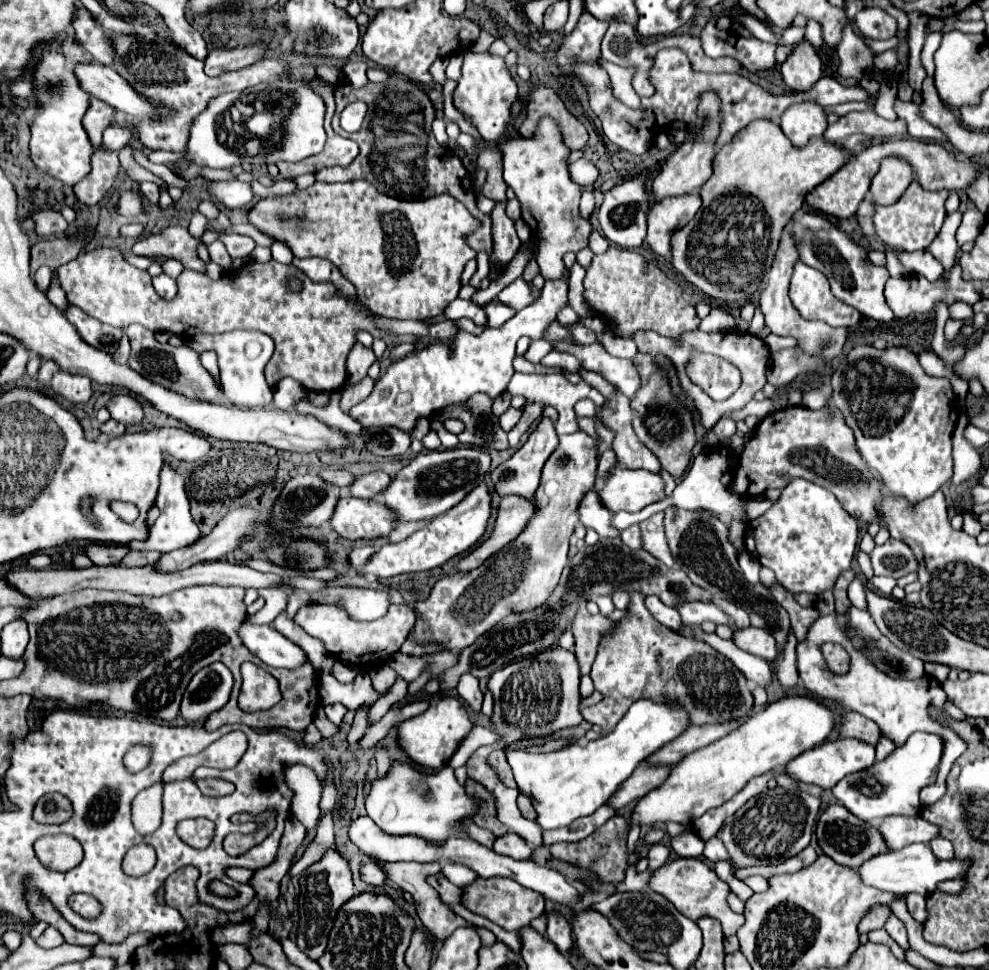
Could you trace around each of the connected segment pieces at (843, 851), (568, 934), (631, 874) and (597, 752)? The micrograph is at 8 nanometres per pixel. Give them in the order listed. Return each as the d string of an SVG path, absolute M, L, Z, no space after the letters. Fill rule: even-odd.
M830 805L816 823L816 839L824 855L834 859L836 863L844 867L856 869L856 865L862 865L868 861L868 857L876 857L880 853L888 853L888 845L884 845L884 837L880 837L878 827L870 825L868 821L860 821L856 815L848 813L844 805Z
M550 909L544 913L546 917L546 937L562 951L562 953L568 953L572 949L572 929L570 929L570 923L566 921L566 917L556 911L556 909Z
M631 865L626 871L626 881L618 885L618 891L646 891L648 889L648 877L652 877L650 869L642 873L635 871L635 865Z
M642 697L640 701L632 703L624 719L620 719L608 735L600 735L586 745L572 743L554 753L532 755L506 749L506 759L514 771L518 789L526 793L534 803L538 825L542 829L560 829L578 817L592 815L608 801L608 797L612 797L612 793L616 793L616 789L646 757L680 737L688 727L690 717L684 705Z

